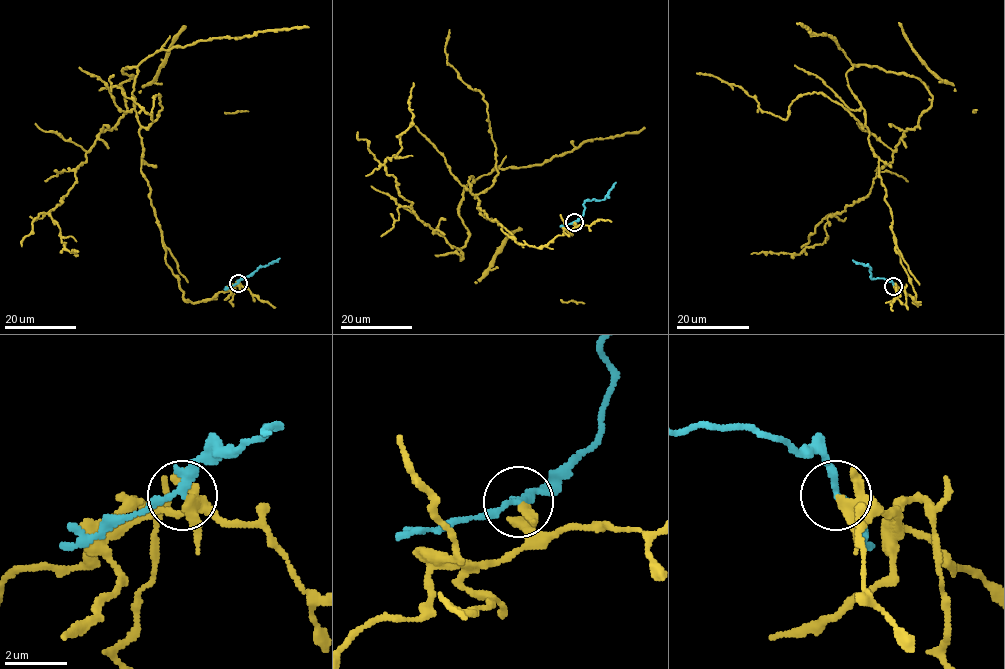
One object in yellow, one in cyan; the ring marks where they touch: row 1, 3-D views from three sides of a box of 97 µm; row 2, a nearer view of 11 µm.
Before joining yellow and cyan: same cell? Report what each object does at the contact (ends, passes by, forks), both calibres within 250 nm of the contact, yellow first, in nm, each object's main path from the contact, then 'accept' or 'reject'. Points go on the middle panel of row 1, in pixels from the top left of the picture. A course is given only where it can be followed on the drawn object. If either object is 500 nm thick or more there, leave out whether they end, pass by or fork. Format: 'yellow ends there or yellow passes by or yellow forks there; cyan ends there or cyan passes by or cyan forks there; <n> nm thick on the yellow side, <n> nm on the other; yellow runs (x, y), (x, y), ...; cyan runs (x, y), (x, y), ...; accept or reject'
yellow forks there; cyan passes by; 190 nm thick on the yellow side, 220 nm on the other; yellow runs (574, 222), (544, 245), (519, 244), (477, 208), (472, 176), (461, 260), (387, 173), (412, 122), (413, 82); cyan runs (574, 222), (583, 214), (585, 202), (603, 199), (616, 182); reject

